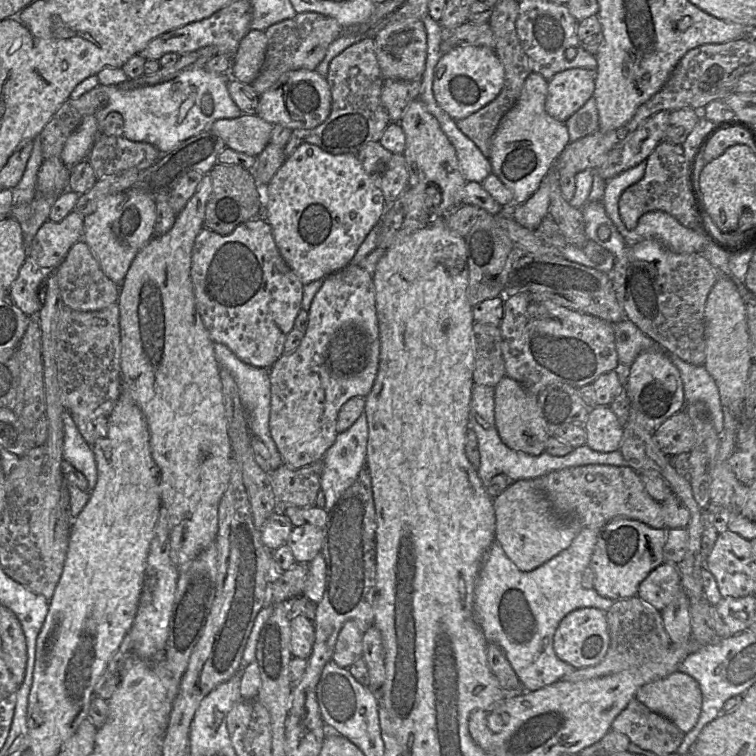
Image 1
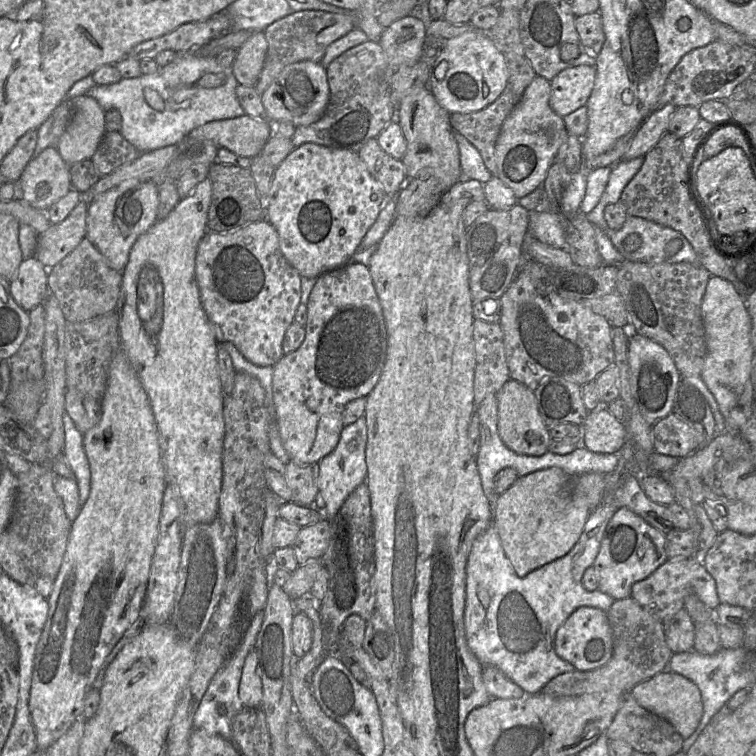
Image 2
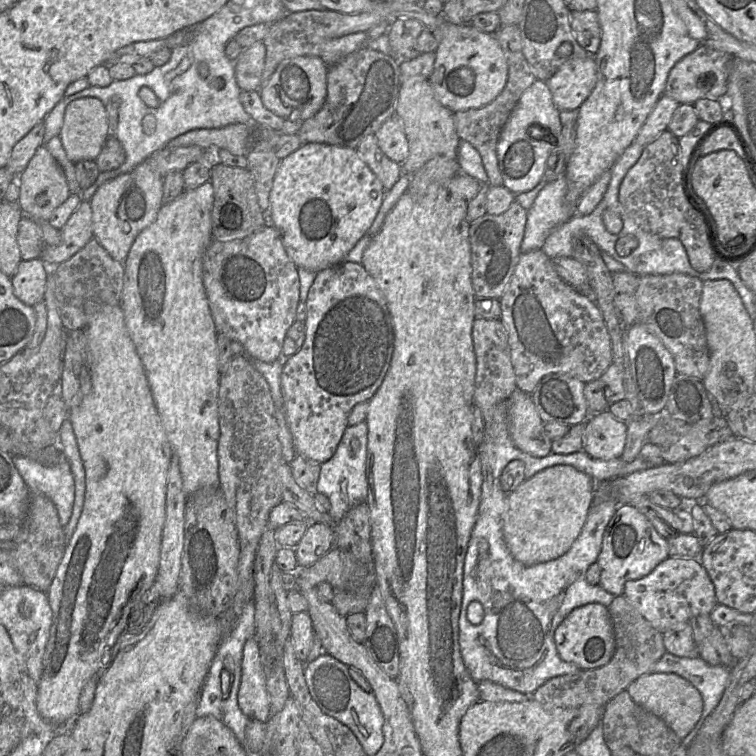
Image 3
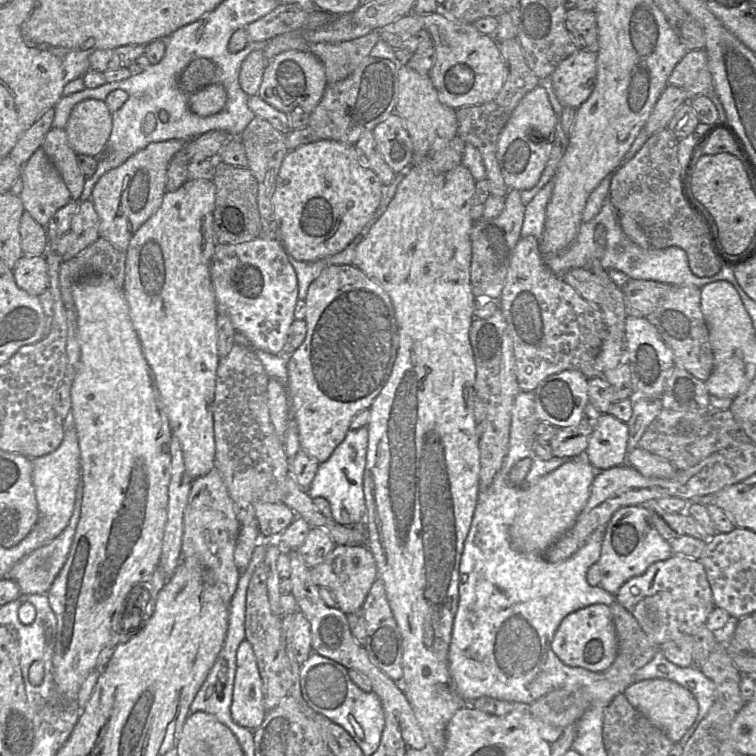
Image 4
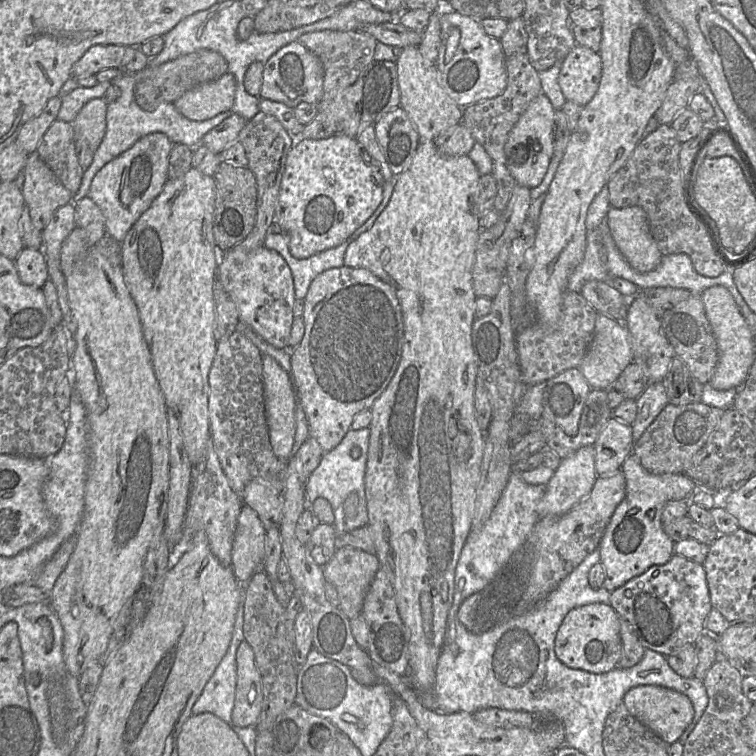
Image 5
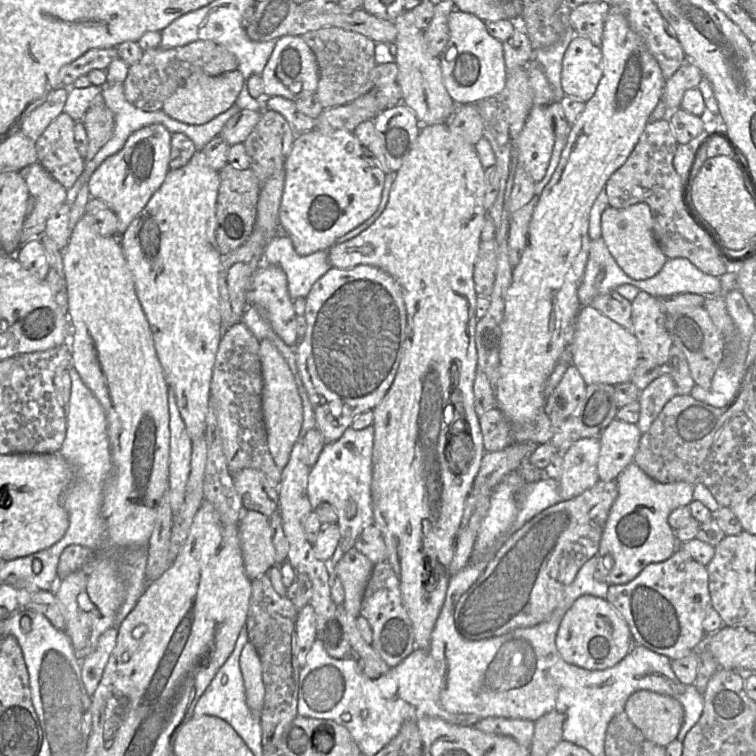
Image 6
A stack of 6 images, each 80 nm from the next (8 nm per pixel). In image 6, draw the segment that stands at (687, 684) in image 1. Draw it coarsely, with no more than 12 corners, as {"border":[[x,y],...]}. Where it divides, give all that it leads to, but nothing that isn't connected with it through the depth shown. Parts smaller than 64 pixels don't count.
{"border":[[633,692],[624,711],[647,739],[663,747],[684,719],[678,700]]}

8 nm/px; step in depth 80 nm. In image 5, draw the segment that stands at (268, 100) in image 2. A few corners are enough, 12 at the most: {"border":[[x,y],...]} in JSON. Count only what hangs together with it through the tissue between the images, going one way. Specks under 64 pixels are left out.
{"border":[[299,41],[264,64],[260,98],[293,109],[323,97],[320,59]]}

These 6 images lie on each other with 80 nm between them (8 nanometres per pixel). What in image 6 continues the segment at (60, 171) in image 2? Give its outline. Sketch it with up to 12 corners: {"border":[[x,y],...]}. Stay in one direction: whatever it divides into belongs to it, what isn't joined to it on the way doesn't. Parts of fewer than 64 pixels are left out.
{"border":[[39,162],[25,182],[33,208],[23,222],[21,244],[45,231],[64,204],[67,189]]}

